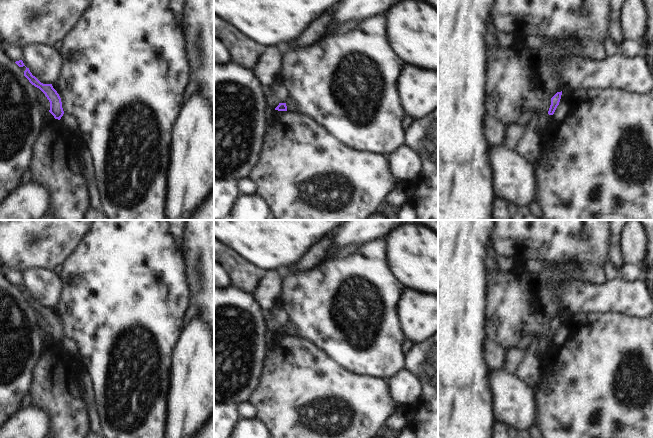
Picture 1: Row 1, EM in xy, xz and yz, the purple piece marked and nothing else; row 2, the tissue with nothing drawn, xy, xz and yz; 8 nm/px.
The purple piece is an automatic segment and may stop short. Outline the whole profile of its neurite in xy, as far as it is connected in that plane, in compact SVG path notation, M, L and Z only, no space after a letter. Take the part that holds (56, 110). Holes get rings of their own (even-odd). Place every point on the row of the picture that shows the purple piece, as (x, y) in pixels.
M27 67L24 71L24 76L32 85L45 94L50 102L49 112L55 118L44 131L41 131L33 145L32 158L29 165L31 181L44 185L49 191L50 203L48 213L54 217L54 220L84 220L90 204L86 190L86 180L82 176L81 164L78 161L78 153L81 147L84 146L83 139L78 131L65 129L60 122L64 111L61 98L52 84L41 83Z

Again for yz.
M615 88L566 89L551 98L548 111L553 116L549 127L541 132L539 159L533 165L535 200L543 213L542 220L653 220L653 98Z

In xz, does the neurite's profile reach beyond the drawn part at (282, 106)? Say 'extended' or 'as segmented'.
extended

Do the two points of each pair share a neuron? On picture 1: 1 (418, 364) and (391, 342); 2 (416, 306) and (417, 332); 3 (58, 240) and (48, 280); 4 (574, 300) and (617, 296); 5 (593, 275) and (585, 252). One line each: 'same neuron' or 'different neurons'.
1: different neurons
2: same neuron
3: different neurons
4: same neuron
5: different neurons

